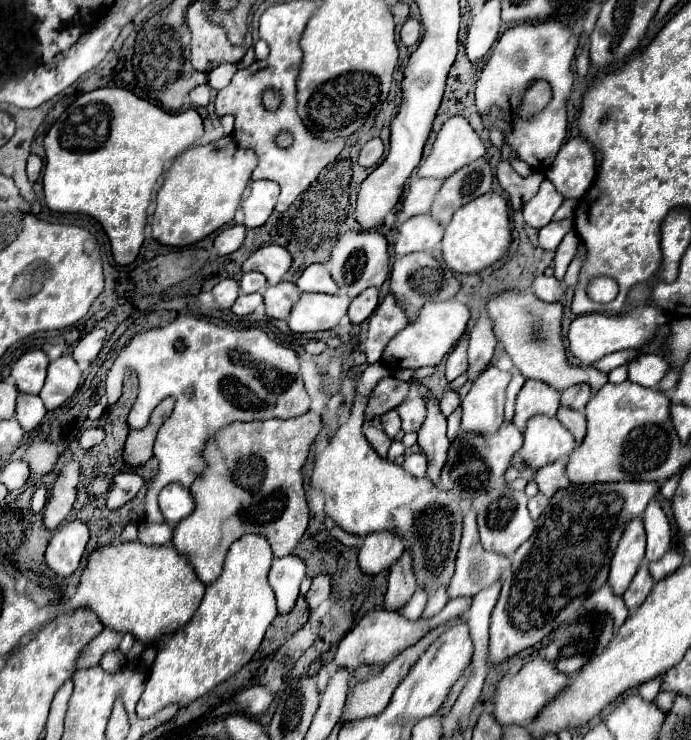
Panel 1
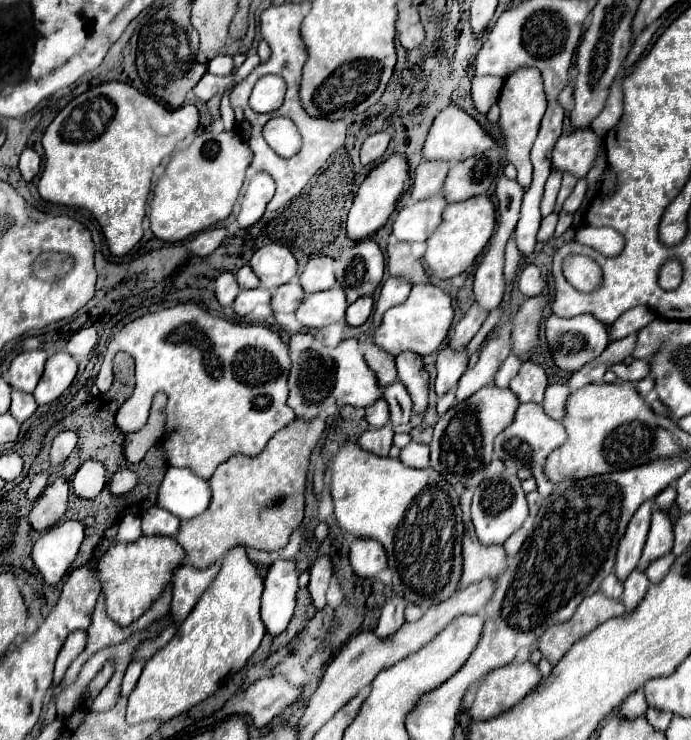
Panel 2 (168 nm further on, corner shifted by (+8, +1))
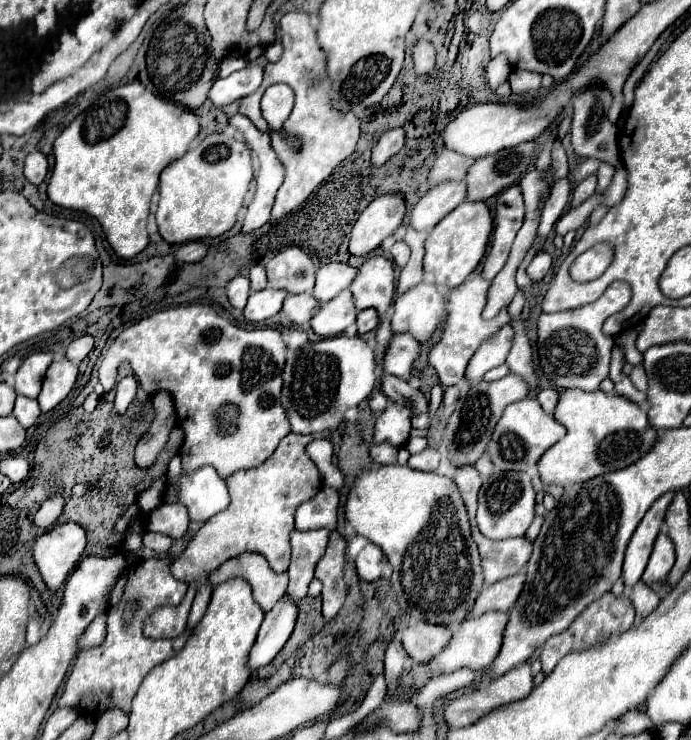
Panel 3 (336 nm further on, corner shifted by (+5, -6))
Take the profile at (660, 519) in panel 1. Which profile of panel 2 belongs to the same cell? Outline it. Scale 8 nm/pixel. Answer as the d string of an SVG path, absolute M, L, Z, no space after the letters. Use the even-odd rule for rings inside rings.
M654 509L648 539L646 539L638 567L644 571L650 565L650 561L666 555L672 549L672 543L674 543L674 535L672 535L672 523L668 515L660 509Z

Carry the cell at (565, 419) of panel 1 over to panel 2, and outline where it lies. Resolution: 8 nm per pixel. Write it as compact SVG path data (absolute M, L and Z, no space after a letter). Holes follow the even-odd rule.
M550 385L546 389L544 403L542 403L546 415L552 417L552 419L556 419L556 421L562 421L564 413L566 413L568 397L570 397L570 389L566 385Z

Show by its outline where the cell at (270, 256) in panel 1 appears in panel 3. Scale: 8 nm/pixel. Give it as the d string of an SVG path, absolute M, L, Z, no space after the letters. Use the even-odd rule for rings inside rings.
M283 248L275 258L265 264L269 288L283 288L291 294L313 292L315 286L315 264L301 248Z

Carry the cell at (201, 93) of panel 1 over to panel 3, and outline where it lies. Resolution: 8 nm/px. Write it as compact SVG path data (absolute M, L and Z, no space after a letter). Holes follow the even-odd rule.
M247 66L227 78L217 78L209 92L209 100L215 106L231 104L231 102L255 92L257 86L261 84L261 76L263 76L263 68Z

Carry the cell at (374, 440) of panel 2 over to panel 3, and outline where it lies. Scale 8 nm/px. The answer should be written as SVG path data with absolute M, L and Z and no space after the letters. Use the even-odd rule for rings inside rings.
M383 442L381 446L371 446L371 458L373 462L387 466L397 462L397 448L393 448L389 442Z

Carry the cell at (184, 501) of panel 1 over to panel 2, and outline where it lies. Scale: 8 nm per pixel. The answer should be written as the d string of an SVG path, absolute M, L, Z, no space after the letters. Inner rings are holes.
M168 467L158 489L158 507L170 511L180 521L188 521L200 515L208 503L210 491L206 479L198 479L188 469Z

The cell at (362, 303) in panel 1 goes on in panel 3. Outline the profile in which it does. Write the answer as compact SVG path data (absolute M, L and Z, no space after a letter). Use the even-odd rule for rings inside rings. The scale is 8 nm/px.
M367 308L367 310L361 310L357 314L357 328L359 328L359 334L365 334L365 332L371 332L375 330L379 324L379 316L375 310Z

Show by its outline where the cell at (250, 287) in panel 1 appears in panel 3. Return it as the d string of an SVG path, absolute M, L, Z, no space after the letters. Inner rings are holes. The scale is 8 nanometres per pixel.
M253 266L249 270L249 278L251 278L251 290L267 288L267 272L263 266Z

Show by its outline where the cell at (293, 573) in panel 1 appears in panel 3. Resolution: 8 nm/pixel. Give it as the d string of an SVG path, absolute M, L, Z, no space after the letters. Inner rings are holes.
M281 598L271 610L271 614L265 614L257 642L253 644L247 660L251 672L257 672L261 666L267 666L279 654L279 650L285 646L287 638L293 632L295 614L297 604L287 602L287 598Z

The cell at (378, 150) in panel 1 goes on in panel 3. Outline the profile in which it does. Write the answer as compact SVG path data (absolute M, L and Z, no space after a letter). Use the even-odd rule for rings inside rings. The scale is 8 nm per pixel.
M393 128L387 130L381 140L373 148L373 166L383 166L393 154L397 154L405 146L405 130L403 128Z

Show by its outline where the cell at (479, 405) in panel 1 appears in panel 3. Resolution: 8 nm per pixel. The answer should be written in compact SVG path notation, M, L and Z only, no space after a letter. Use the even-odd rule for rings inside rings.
M503 326L501 330L497 330L491 338L487 338L475 352L475 356L471 358L469 366L467 366L467 380L469 382L477 382L483 378L483 374L499 364L505 364L505 358L511 350L511 342L513 342L513 330L511 326Z

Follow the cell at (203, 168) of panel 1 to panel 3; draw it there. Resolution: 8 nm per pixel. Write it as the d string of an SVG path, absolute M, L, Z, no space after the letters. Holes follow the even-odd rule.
M223 132L209 134L195 150L189 150L183 158L171 162L161 172L161 200L155 214L159 234L169 244L221 236L237 222L237 212L243 206L251 180L253 166L249 148Z

